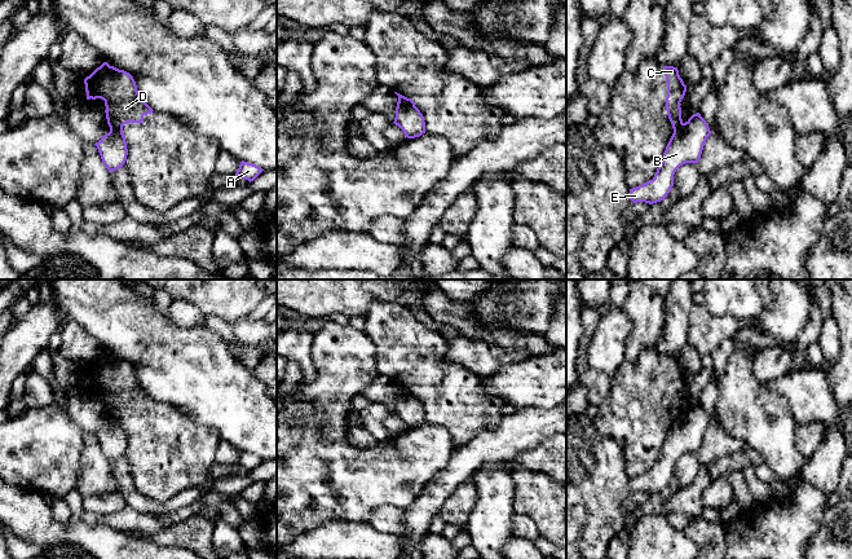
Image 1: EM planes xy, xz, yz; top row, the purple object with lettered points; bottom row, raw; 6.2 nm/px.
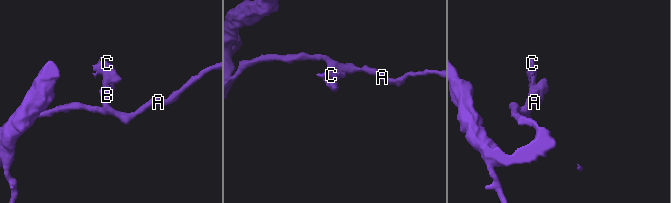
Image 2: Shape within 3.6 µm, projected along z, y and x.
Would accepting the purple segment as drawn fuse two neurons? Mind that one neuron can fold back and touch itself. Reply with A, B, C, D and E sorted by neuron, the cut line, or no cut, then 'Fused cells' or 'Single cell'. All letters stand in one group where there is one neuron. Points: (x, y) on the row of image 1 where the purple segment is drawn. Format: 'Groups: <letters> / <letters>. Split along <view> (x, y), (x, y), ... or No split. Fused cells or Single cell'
Groups: A B E / C D. Split along xy (110, 130), (115, 131), (124, 141). Fused cells

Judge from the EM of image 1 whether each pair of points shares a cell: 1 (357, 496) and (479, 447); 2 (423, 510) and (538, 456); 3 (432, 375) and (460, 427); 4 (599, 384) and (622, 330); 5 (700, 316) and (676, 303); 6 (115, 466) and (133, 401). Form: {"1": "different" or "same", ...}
{"1": "different", "2": "different", "3": "same", "4": "different", "5": "different", "6": "different"}

